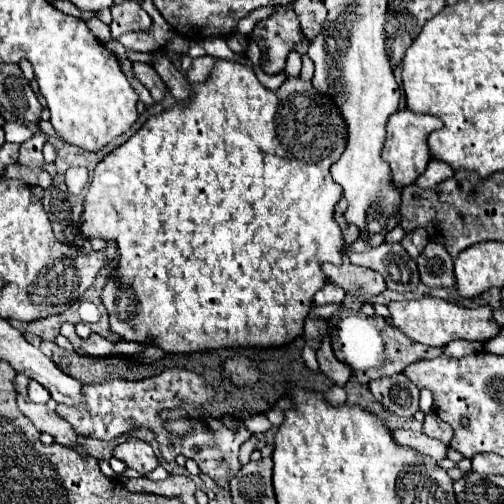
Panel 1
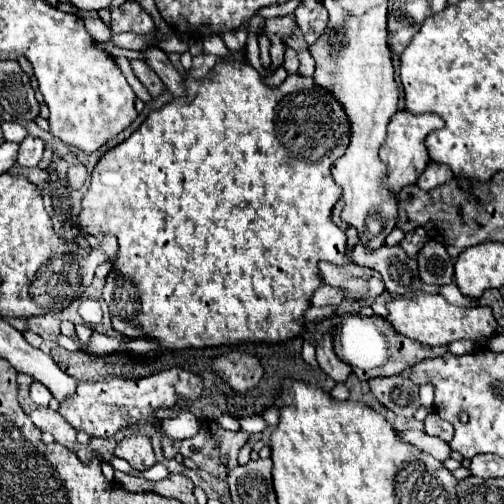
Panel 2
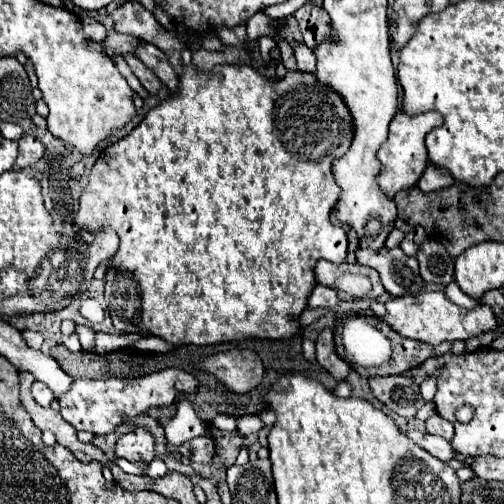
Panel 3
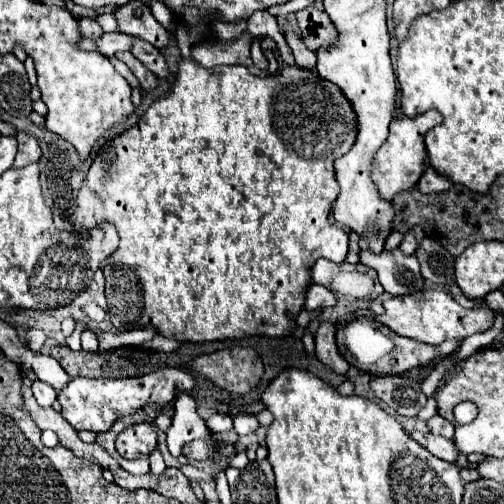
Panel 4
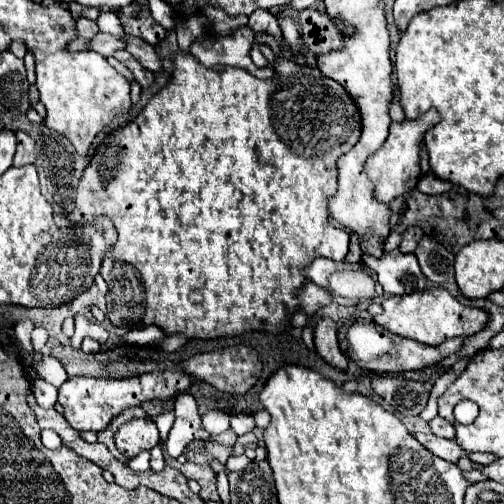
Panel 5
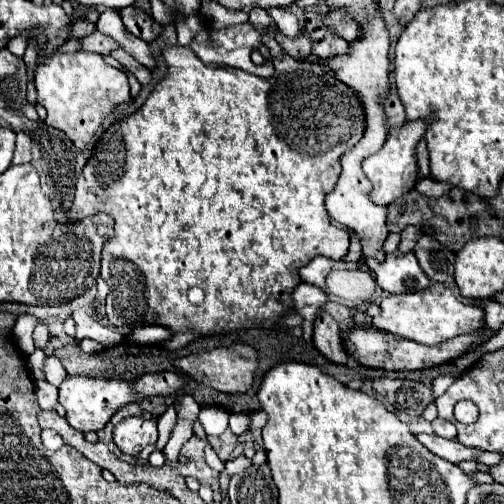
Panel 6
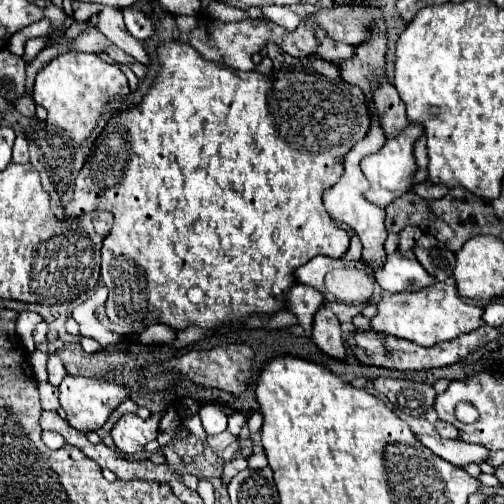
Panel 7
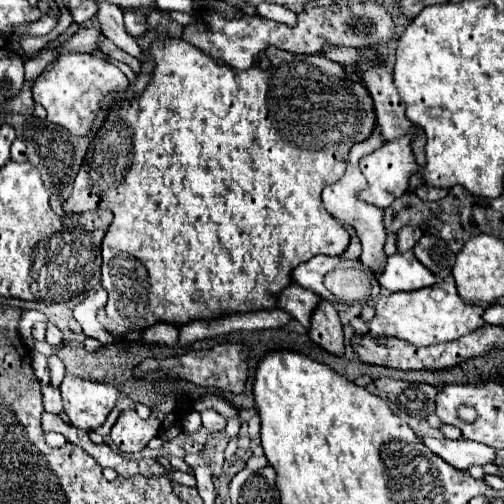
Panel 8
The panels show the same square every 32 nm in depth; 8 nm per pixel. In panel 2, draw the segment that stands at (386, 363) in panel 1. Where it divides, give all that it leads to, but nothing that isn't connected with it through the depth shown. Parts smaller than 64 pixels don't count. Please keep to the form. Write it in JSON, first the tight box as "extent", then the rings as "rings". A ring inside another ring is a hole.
{"extent":[336,314,448,380],"rings":[[[344,314],[340,330],[338,330],[338,342],[340,342],[336,346],[338,358],[348,362],[360,380],[402,374],[404,370],[412,368],[414,364],[418,364],[426,358],[442,356],[448,352],[448,346],[432,348],[432,346],[420,344],[416,340],[408,340],[408,338],[400,336],[388,322],[384,322],[384,318],[378,318],[378,316],[368,318],[362,314]]]}

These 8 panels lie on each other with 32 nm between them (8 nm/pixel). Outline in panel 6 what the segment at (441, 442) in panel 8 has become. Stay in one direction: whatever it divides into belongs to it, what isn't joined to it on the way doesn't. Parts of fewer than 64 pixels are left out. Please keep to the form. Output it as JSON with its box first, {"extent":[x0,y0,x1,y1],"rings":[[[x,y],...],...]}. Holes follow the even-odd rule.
{"extent":[416,434,484,464],"rings":[[[418,434],[416,438],[430,452],[434,452],[436,456],[440,456],[452,464],[460,464],[466,460],[478,460],[478,456],[484,454],[484,450],[480,450],[480,448],[468,448],[468,446],[460,444],[458,440],[446,440],[446,438],[440,438],[436,434]]]}

